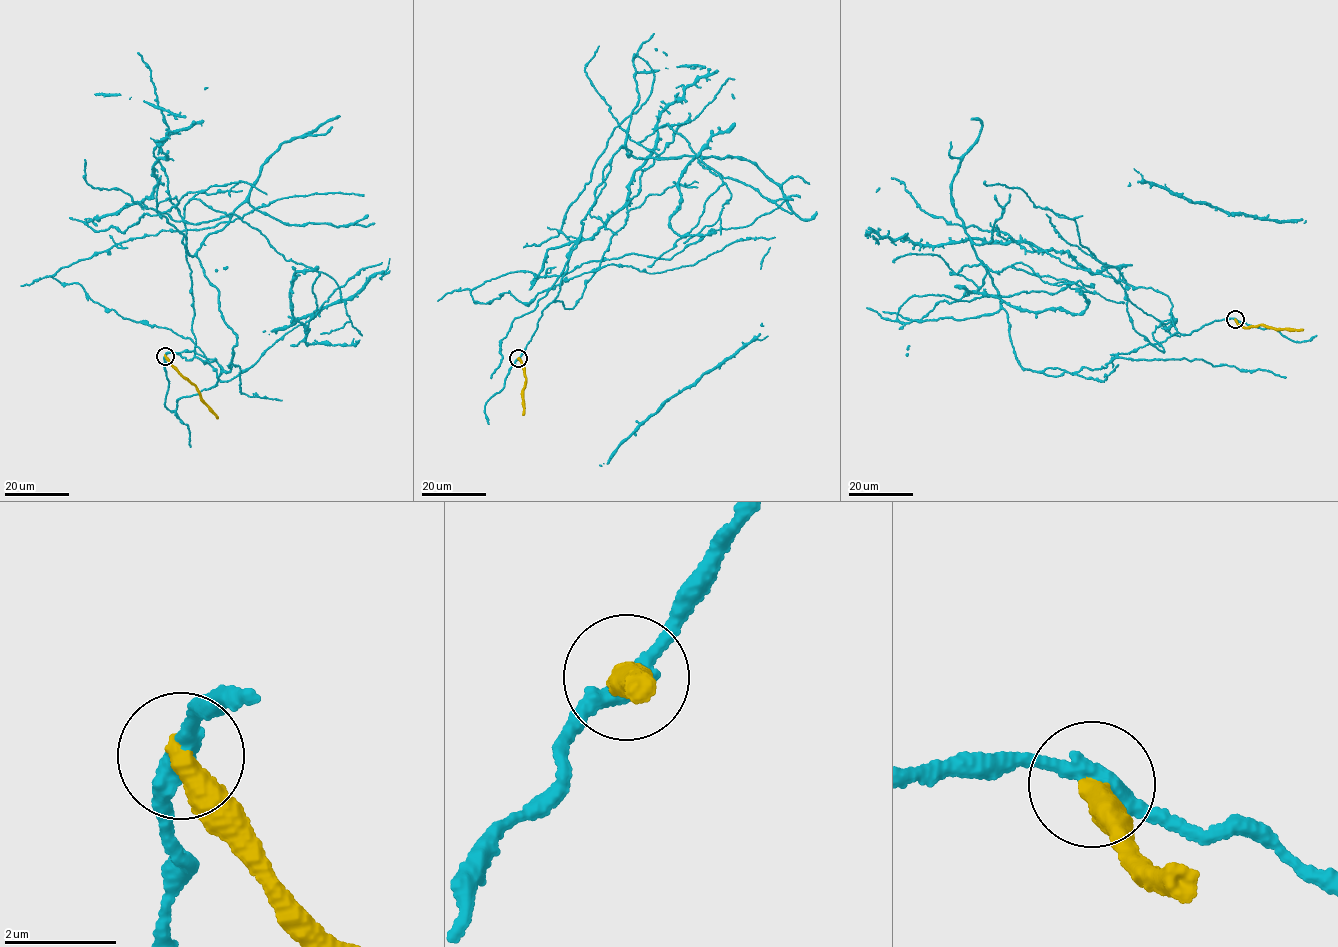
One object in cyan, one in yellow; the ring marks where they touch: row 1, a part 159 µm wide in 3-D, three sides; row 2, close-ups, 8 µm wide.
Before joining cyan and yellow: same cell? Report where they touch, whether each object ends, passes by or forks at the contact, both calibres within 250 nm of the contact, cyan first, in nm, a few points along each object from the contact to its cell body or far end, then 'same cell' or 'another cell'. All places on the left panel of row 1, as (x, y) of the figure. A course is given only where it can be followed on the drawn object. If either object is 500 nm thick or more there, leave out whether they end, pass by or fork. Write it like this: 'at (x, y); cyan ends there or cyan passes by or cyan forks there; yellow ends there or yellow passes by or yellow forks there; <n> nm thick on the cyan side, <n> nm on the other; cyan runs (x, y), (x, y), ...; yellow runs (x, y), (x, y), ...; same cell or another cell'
at (165, 356); cyan passes by; yellow ends there; 320 nm thick on the cyan side, 460 nm on the other; cyan runs (165, 356), (237, 339), (190, 200), (355, 344), (303, 341), (318, 266); yellow runs (165, 356), (197, 388), (216, 418); another cell

